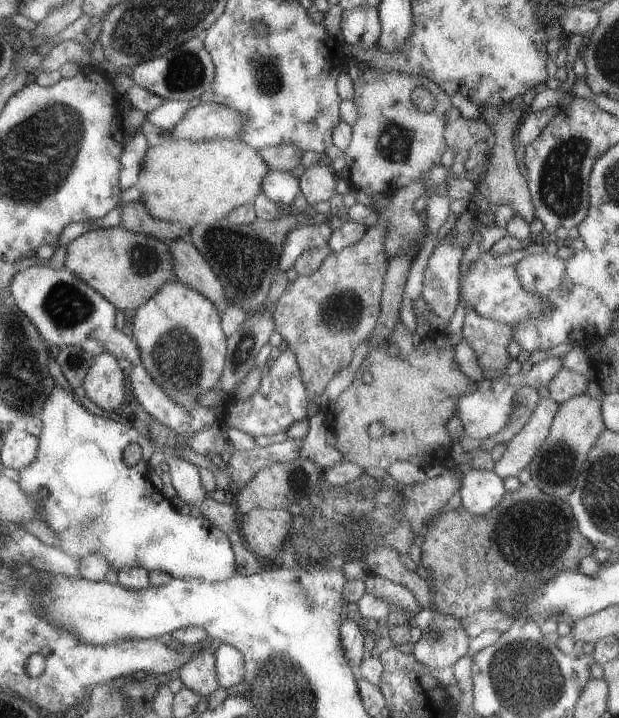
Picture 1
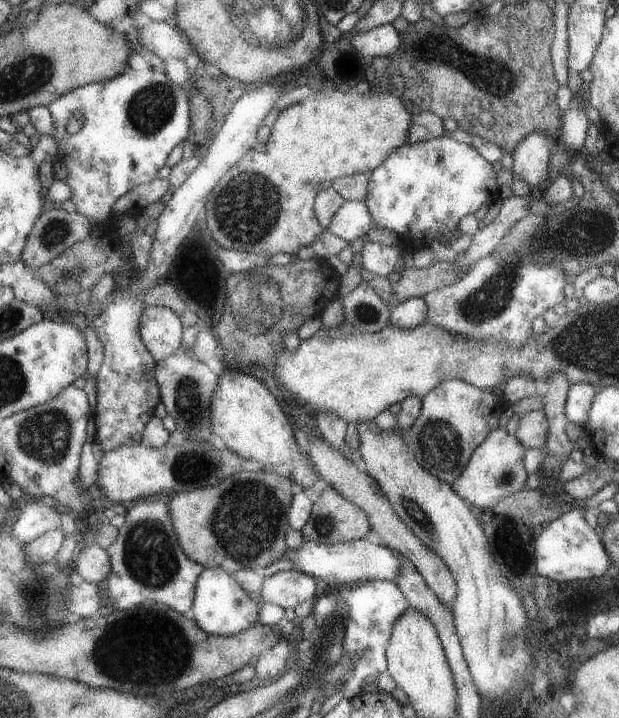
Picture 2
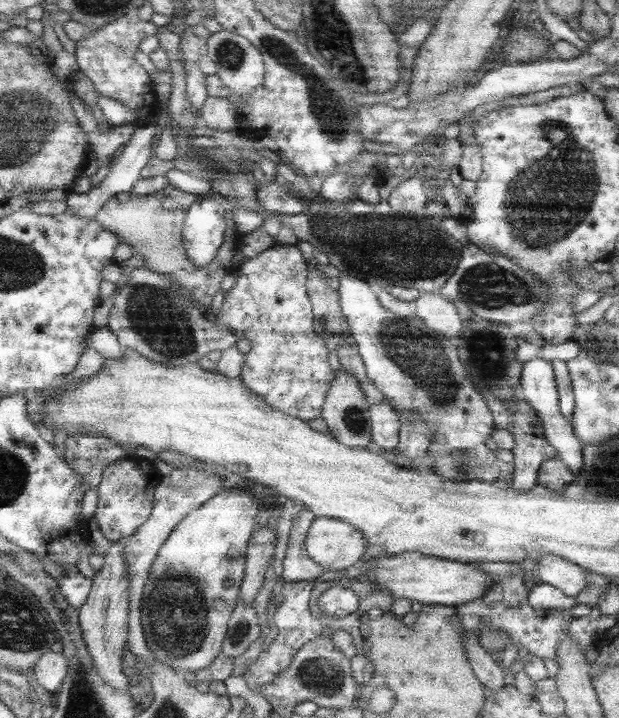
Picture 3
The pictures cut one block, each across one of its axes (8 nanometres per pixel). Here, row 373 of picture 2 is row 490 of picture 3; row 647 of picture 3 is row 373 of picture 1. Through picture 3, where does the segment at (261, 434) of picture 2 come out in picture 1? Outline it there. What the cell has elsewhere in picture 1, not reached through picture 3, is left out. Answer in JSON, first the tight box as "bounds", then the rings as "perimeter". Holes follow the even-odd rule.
{"bounds":[133,281,228,411],"perimeter":[[[180,281],[167,284],[148,301],[148,304],[136,311],[133,320],[133,338],[142,352],[141,362],[153,381],[161,386],[165,395],[185,411],[193,411],[193,408],[199,405],[198,399],[216,389],[224,375],[228,360],[228,338],[223,332],[221,316],[217,305]]]}

